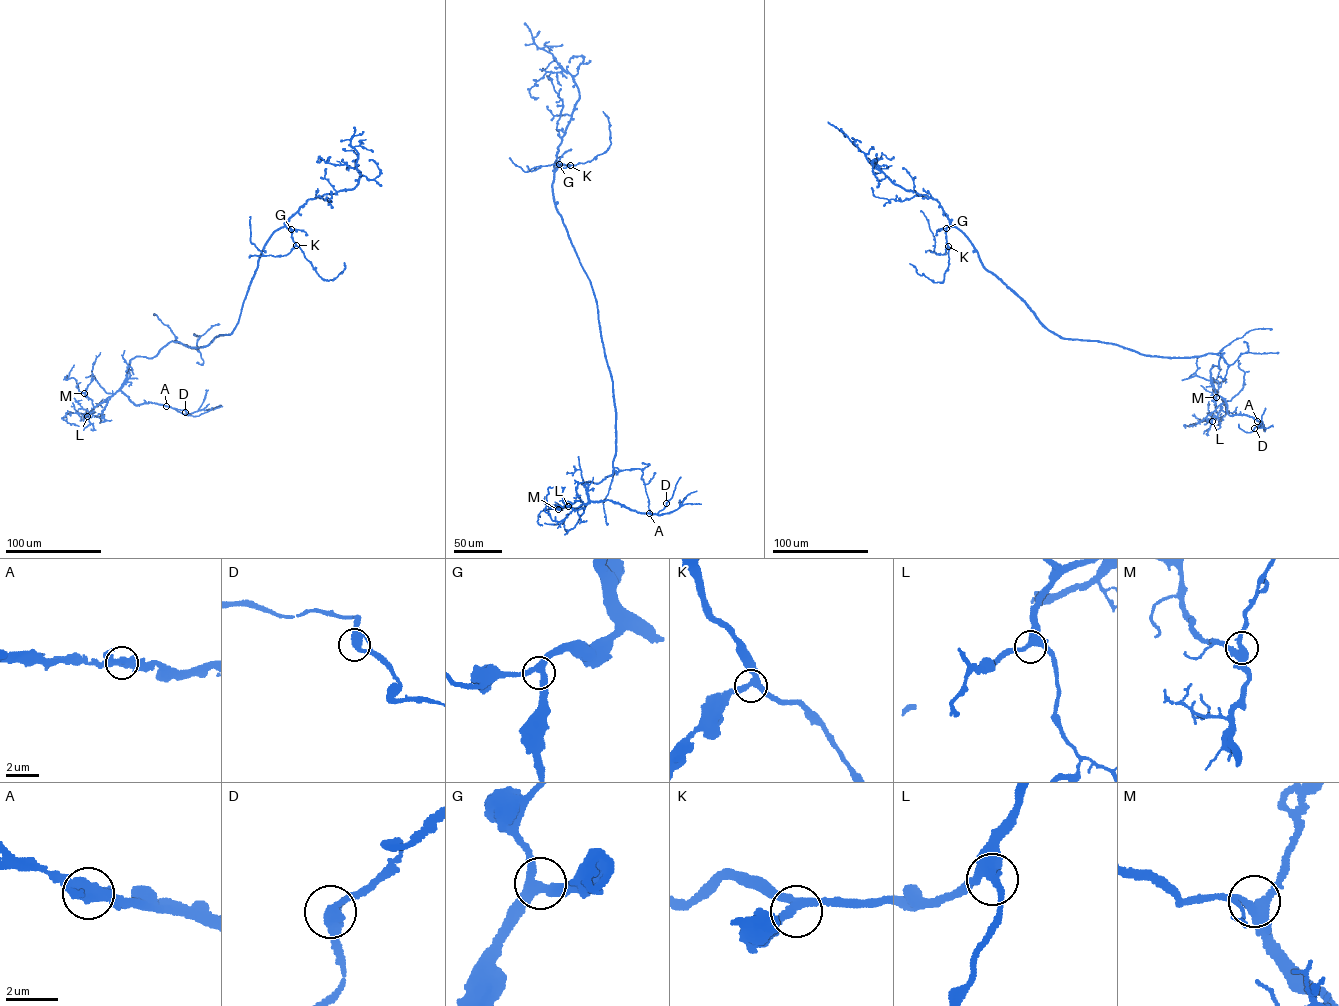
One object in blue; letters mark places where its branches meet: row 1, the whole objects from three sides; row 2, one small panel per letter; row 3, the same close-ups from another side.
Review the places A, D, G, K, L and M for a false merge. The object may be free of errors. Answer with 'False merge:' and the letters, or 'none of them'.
False merge: none of them

